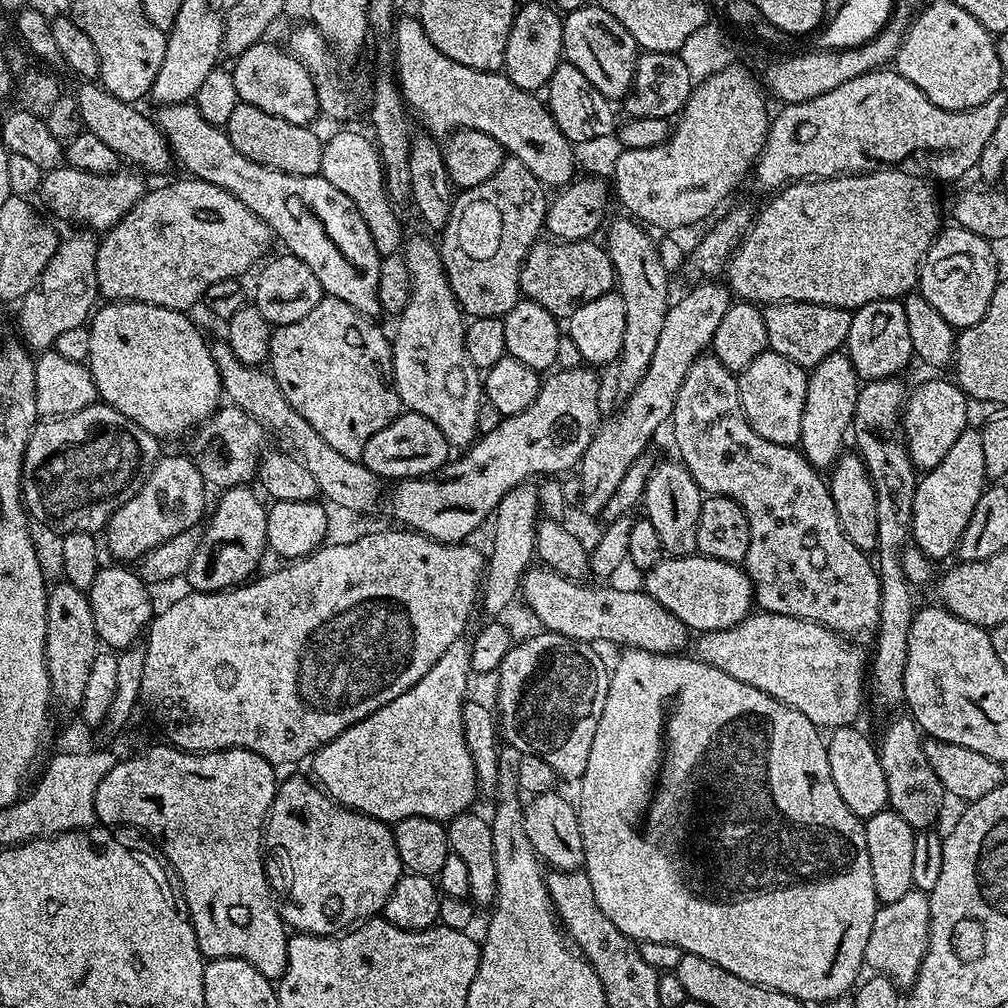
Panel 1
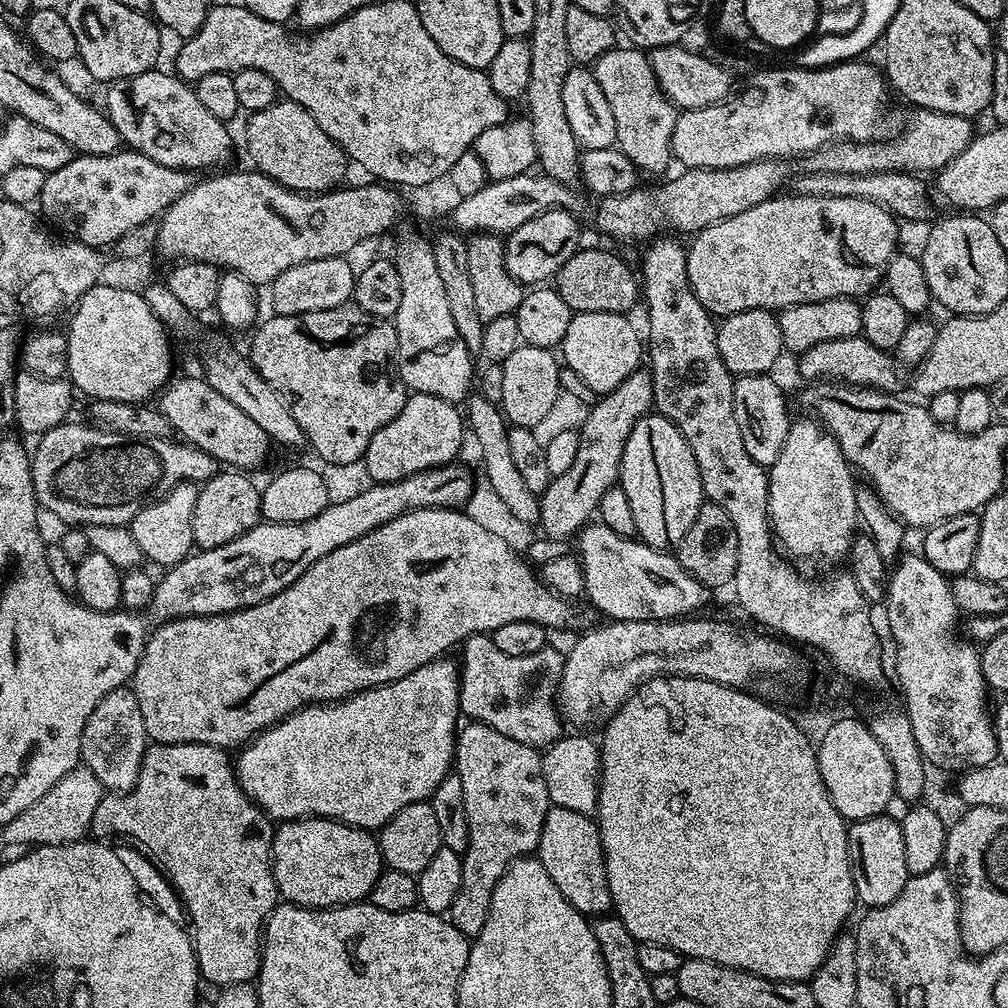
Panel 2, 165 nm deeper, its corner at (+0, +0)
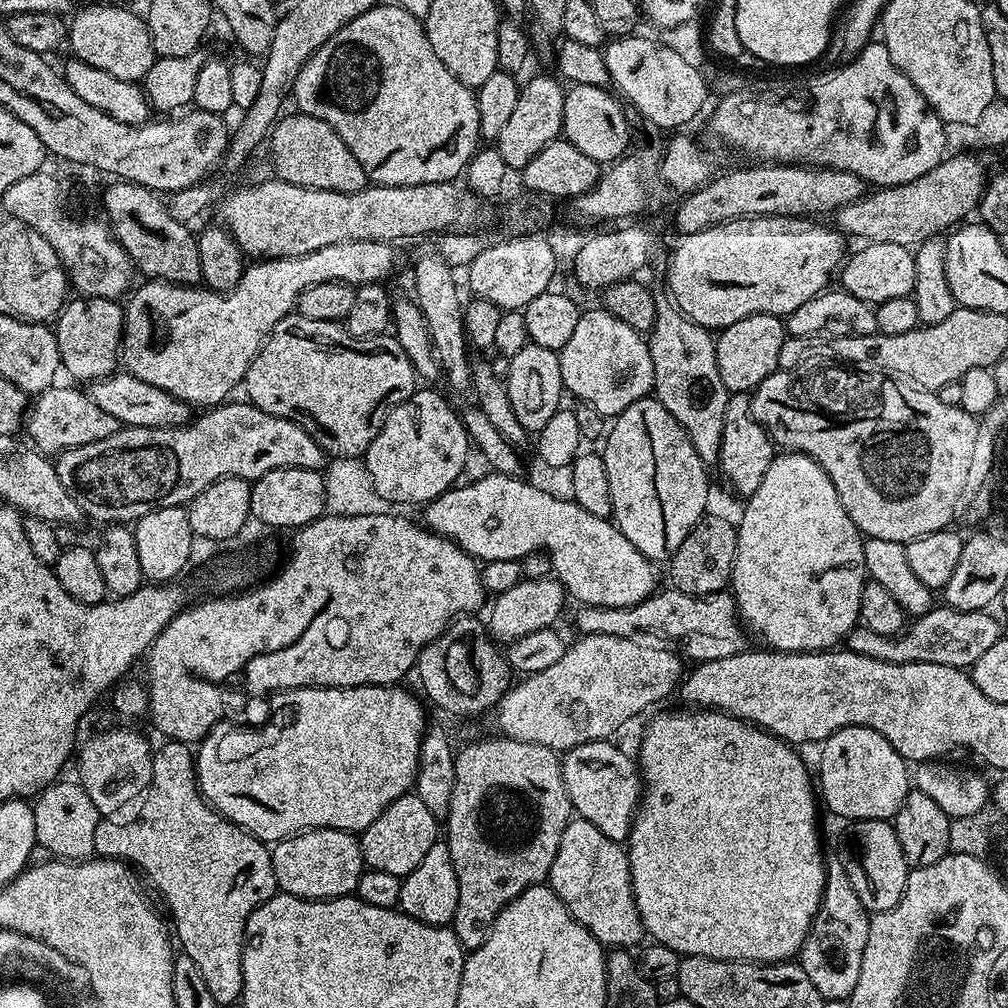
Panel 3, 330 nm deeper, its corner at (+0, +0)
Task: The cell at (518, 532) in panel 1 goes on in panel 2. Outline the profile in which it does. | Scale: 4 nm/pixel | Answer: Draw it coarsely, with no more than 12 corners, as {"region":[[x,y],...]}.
{"region":[[455,659],[239,749],[276,822],[379,830],[456,758]]}

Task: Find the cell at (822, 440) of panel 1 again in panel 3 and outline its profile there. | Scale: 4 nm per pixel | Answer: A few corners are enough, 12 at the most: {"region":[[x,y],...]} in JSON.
{"region":[[773,455],[730,591],[777,652],[860,619],[864,540],[834,482]]}

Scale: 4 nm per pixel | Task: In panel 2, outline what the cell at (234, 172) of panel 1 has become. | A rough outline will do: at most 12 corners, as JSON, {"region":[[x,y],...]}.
{"region":[[171,71],[107,85],[121,141],[162,166],[216,170],[229,125]]}

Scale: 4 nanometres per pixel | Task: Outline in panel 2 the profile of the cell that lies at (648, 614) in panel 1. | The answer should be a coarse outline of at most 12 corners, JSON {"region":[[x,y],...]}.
{"region":[[419,508],[284,592],[167,620],[149,741],[243,746],[565,597]]}

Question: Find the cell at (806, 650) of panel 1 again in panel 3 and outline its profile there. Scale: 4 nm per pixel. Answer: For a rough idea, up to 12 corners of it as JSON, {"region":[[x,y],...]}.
{"region":[[581,635],[494,709],[558,754],[673,695],[668,646]]}

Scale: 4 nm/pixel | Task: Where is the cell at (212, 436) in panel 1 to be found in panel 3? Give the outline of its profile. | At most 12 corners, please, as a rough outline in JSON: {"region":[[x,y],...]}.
{"region":[[53,386],[26,416],[27,439],[59,454],[120,431],[87,391]]}

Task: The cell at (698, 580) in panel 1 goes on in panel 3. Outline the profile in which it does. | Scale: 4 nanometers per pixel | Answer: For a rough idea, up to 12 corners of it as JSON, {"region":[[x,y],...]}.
{"region":[[487,475],[423,505],[480,562],[548,554],[584,606],[633,608],[657,565],[611,519]]}

